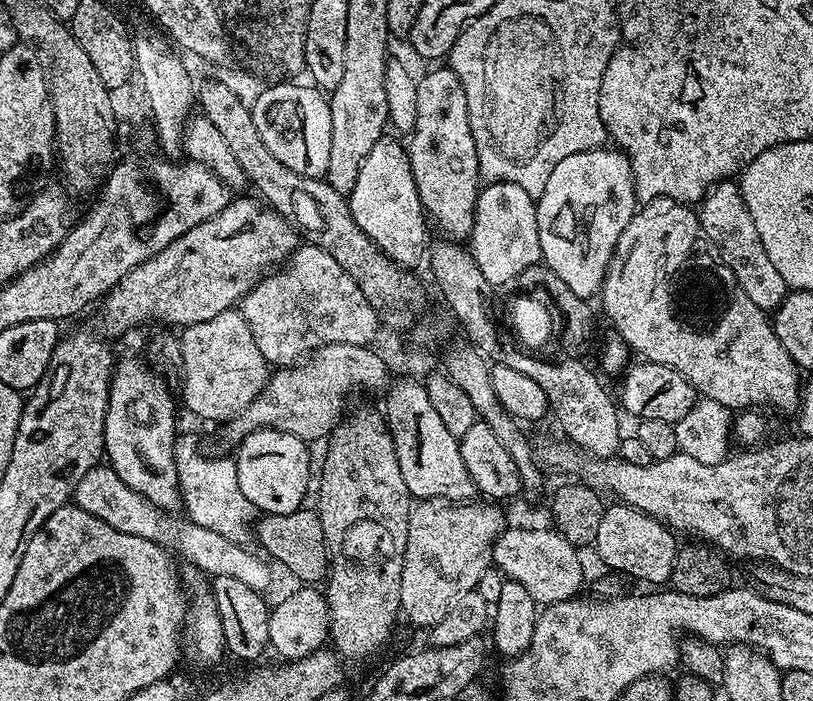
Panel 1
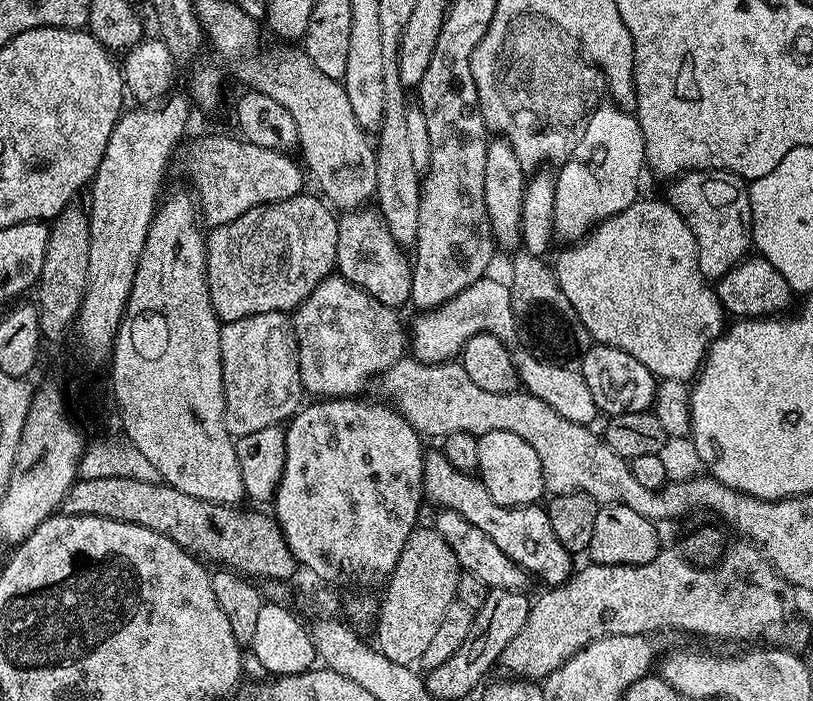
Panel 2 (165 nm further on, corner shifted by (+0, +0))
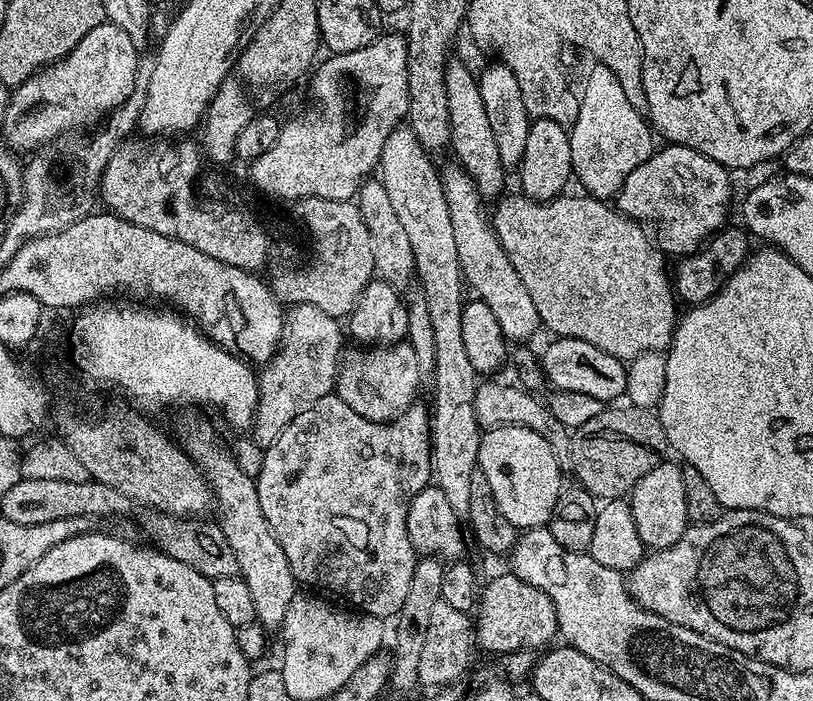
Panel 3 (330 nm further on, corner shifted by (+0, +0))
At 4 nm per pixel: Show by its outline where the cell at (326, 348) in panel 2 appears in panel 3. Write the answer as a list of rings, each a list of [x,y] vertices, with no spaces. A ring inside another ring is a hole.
[[[406,342],[396,344],[382,344],[379,346],[352,346],[343,353],[340,369],[336,371],[336,386],[334,395],[342,398],[354,414],[362,414],[362,418],[370,418],[374,422],[384,424],[387,420],[399,416],[416,399],[416,391],[422,388],[418,378],[418,361],[414,354],[414,346]]]

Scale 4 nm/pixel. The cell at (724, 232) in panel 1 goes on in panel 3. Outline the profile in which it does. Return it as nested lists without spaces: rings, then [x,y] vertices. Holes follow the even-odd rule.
[[[668,144],[664,149],[653,151],[652,157],[638,170],[630,170],[630,178],[624,180],[623,186],[614,197],[614,204],[624,215],[629,216],[645,226],[654,227],[660,231],[664,241],[659,241],[661,252],[679,258],[687,253],[695,252],[708,237],[719,232],[729,223],[728,207],[732,204],[732,180],[729,169],[714,162],[714,158],[706,158],[706,154],[698,154],[698,150],[690,150],[681,144]]]

